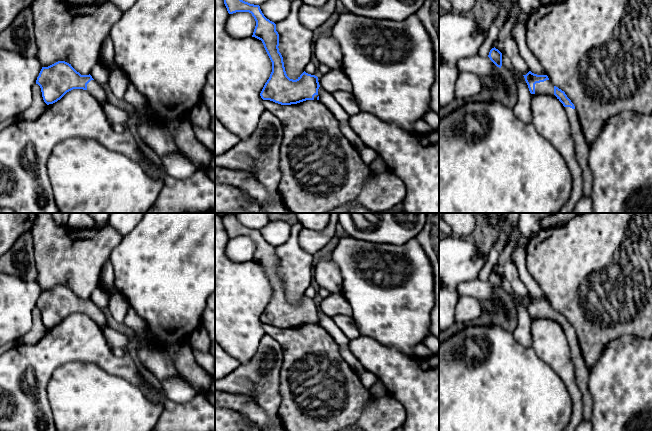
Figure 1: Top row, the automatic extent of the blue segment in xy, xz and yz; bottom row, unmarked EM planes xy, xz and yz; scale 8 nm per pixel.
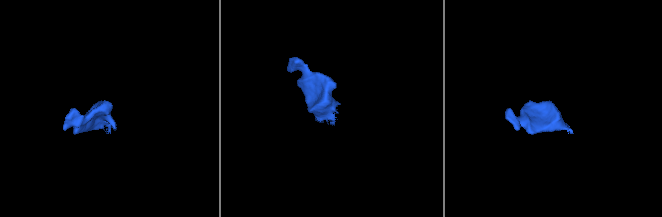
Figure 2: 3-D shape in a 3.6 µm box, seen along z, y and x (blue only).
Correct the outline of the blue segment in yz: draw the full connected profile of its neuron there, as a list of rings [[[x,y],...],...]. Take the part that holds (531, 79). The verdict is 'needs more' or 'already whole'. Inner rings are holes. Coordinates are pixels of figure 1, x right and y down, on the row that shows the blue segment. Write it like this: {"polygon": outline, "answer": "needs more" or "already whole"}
{"polygon": [[[529,71],[523,76],[531,94],[552,95],[563,104],[571,126],[571,135],[575,145],[575,156],[582,175],[583,195],[590,197],[593,189],[593,175],[588,163],[590,146],[585,139],[574,104],[564,91],[550,82],[547,75],[537,75]]], "answer": "needs more"}

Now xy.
{"polygon": [[[65,61],[42,67],[36,84],[40,86],[43,100],[47,105],[57,102],[73,89],[86,90],[98,102],[106,102],[102,85],[97,83],[90,74],[81,75]]], "answer": "needs more"}

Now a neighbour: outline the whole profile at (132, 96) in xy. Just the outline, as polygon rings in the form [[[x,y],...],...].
[[[130,83],[124,95],[124,101],[130,104],[135,110],[139,111],[145,120],[152,117],[151,108],[143,95]]]

